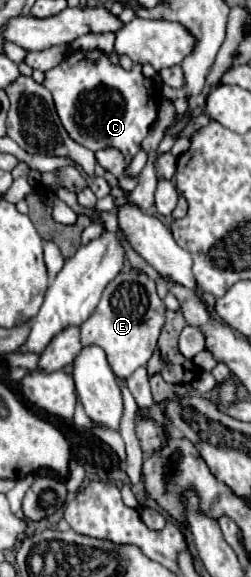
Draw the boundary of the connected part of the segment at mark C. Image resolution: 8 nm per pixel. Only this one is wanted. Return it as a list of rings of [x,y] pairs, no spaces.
[[[98,48],[70,52],[58,66],[44,72],[44,86],[52,92],[56,112],[70,138],[92,152],[116,148],[134,158],[158,116],[160,90],[152,78],[142,74],[142,64],[134,62],[130,70],[124,70]]]

